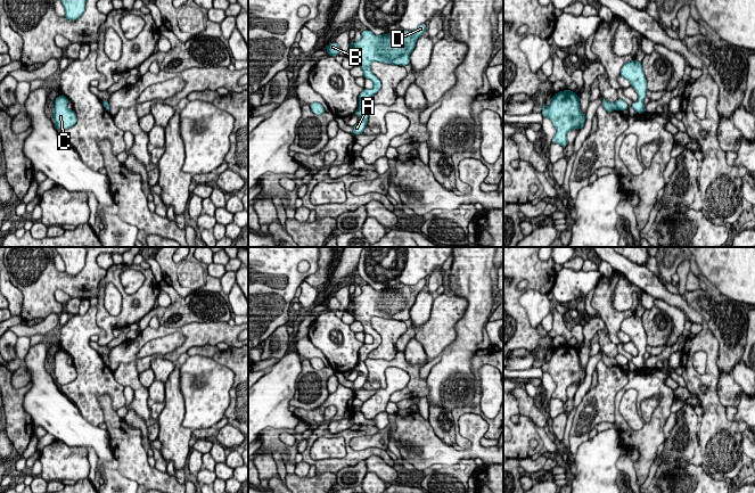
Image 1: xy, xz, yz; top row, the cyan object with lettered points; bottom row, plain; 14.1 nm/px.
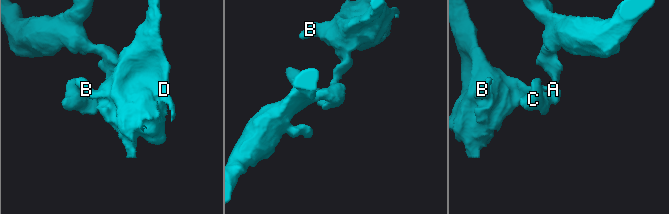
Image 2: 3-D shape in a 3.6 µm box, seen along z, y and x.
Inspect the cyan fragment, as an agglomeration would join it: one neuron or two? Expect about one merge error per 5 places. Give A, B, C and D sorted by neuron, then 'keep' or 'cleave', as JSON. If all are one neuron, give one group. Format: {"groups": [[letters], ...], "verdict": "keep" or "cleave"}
{"groups": [["A", "C"], ["B", "D"]], "verdict": "cleave"}

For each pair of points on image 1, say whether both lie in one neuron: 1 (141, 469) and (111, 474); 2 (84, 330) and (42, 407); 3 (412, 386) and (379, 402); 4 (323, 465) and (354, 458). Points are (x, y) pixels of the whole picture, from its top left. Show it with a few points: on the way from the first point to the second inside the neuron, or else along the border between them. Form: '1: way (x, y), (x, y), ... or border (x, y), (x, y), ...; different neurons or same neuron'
1: border (116, 468), (121, 474), (134, 481); different neurons
2: border (59, 389), (78, 409); different neurons
3: border (409, 377), (409, 381), (396, 389), (388, 401); different neurons
4: way (331, 465), (346, 461); same neuron

